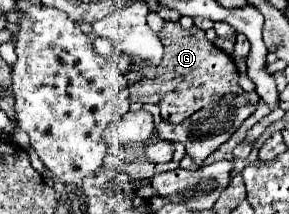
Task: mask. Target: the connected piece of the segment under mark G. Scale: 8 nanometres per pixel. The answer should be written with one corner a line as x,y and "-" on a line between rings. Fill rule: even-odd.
165,21
159,31
159,39
165,47
161,67
143,59
133,59
129,73
141,73
141,81
129,81
133,103
155,103
161,109
161,117
169,123
181,123
195,111
211,101
219,101
223,95
241,95
243,89
237,83
237,67
231,55
217,49
199,27
183,29
181,23

